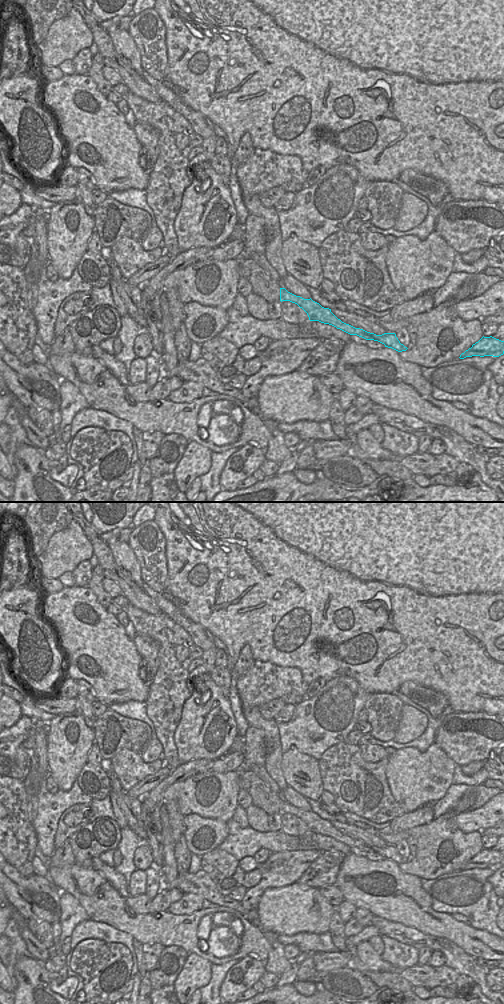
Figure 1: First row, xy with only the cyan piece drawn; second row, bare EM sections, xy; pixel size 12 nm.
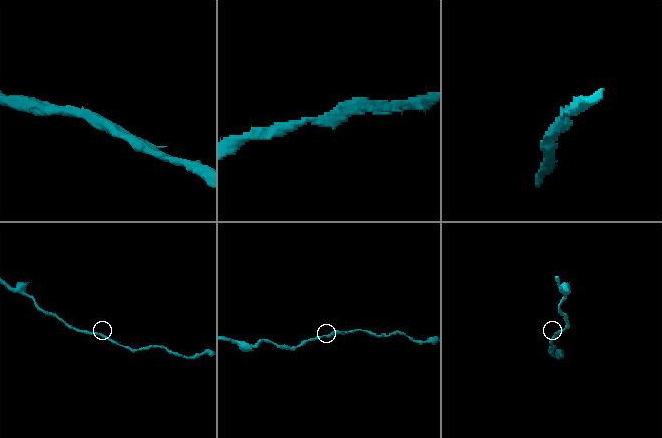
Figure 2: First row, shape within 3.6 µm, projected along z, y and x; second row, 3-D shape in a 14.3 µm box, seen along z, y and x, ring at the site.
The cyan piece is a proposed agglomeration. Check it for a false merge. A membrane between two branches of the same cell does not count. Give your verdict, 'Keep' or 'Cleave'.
Keep

